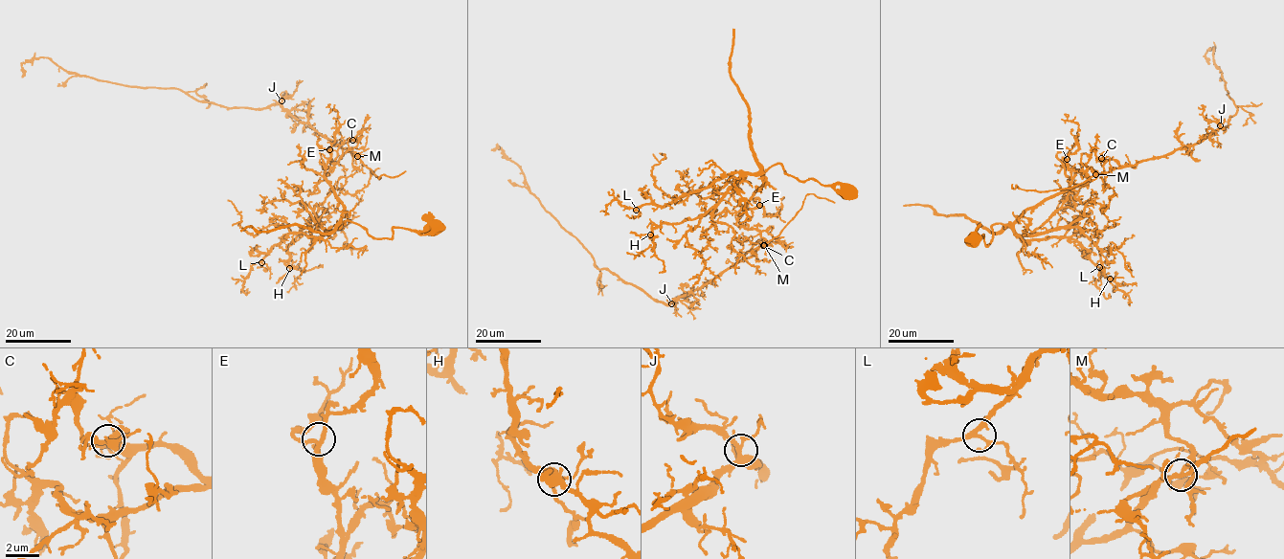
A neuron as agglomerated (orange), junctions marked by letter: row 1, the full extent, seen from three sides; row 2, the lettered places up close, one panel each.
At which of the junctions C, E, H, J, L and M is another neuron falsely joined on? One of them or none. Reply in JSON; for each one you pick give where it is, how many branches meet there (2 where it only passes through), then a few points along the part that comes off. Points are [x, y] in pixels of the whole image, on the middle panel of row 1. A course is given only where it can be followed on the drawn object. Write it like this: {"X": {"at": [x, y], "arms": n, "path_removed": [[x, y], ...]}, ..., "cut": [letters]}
{"M": {"at": [763, 245], "arms": 5, "path_removed": [[764, 244], [700, 287], [669, 302], [656, 301], [596, 268], [533, 195], [517, 165], [498, 146], [491, 150]]}, "cut": ["M"]}

